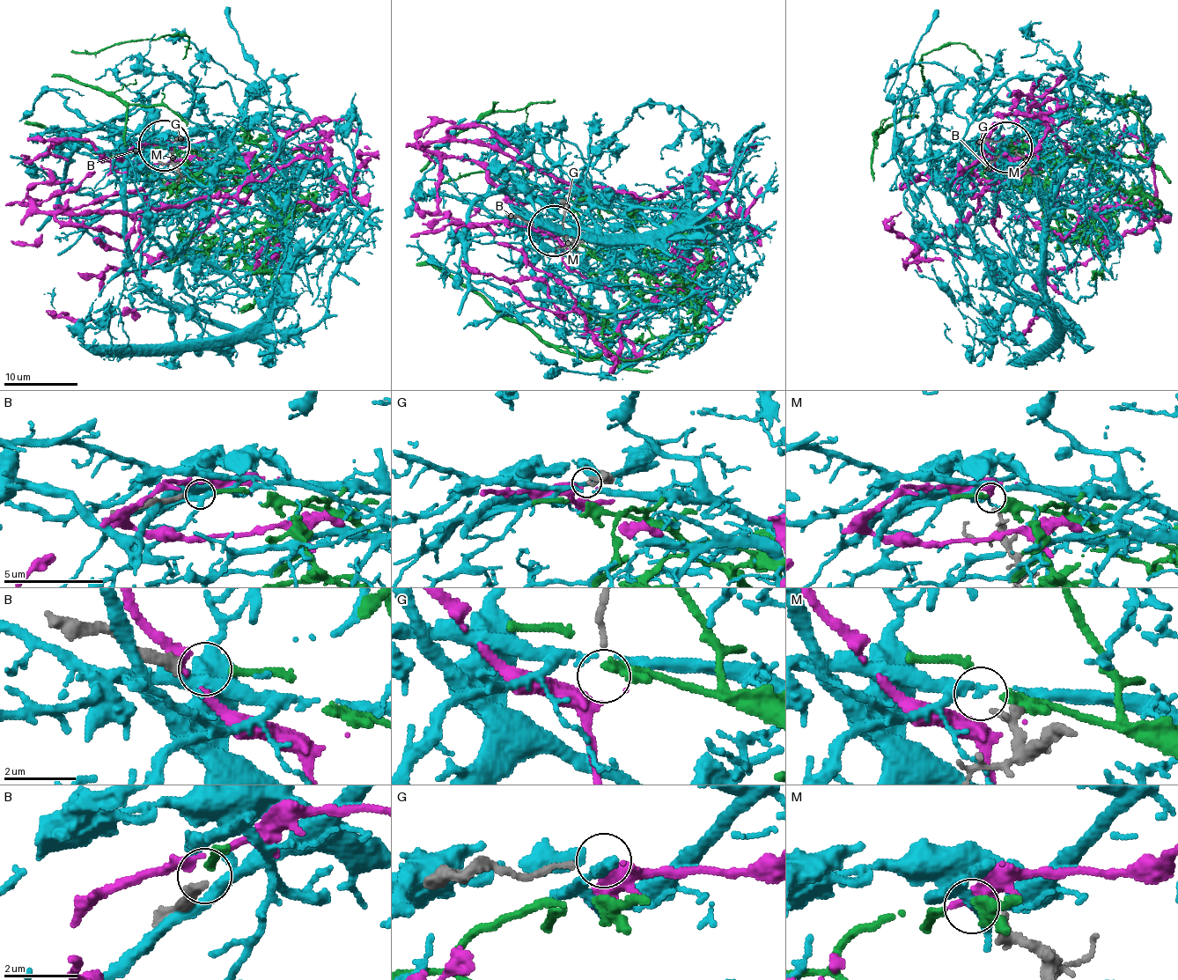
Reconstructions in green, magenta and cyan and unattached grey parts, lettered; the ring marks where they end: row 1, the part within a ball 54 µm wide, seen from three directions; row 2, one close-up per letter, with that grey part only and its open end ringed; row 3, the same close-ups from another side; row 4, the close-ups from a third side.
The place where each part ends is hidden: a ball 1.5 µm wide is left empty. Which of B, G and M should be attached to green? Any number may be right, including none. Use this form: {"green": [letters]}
{"green": ["B"]}

